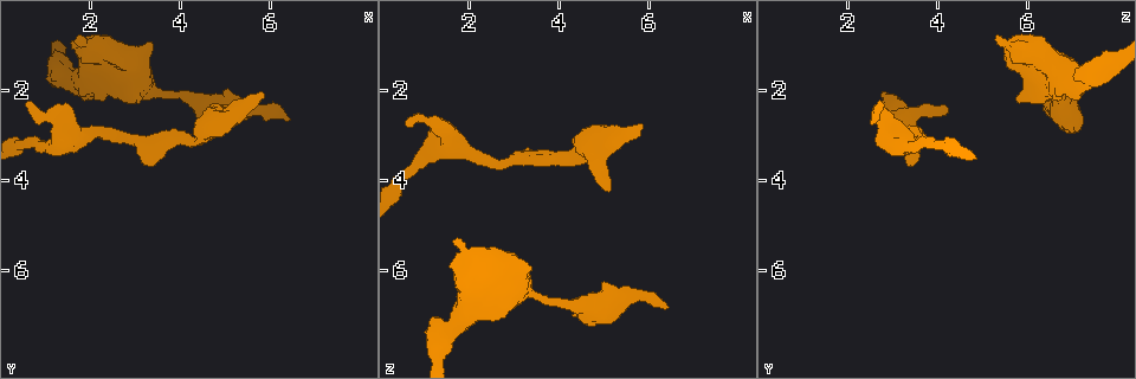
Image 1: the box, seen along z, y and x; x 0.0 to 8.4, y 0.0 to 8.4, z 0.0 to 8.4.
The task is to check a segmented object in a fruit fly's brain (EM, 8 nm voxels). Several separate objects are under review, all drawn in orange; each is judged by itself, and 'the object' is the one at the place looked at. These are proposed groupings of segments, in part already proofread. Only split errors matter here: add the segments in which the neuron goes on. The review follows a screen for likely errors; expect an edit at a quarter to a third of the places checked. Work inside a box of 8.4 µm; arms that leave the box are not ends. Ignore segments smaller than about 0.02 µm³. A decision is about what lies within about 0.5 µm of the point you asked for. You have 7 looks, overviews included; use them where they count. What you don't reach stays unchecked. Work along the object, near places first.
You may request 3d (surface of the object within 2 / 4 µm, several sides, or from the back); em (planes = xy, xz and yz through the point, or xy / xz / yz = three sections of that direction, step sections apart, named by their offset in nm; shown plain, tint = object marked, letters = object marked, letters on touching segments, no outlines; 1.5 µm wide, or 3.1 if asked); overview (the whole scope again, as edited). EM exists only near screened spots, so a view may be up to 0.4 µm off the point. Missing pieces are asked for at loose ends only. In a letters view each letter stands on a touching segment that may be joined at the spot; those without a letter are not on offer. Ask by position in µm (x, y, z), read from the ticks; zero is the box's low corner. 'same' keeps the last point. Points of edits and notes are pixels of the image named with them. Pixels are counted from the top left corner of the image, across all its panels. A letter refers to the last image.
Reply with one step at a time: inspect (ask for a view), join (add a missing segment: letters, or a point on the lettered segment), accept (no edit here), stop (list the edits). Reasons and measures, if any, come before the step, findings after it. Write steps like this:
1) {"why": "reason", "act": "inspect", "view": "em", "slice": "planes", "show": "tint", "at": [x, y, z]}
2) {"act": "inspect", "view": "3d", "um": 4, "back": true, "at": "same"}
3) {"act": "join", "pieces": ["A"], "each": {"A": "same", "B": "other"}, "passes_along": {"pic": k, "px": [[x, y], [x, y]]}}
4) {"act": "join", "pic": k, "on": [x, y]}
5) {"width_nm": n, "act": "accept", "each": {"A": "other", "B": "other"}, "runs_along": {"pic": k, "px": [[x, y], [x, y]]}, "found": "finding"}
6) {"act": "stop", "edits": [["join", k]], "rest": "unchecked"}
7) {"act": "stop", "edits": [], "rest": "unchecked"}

{"why": "free end", "act": "inspect", "view": "em", "slice": "yz", "step": 8, "show": "plain", "at": [5.10, 2.50, 4.25]}

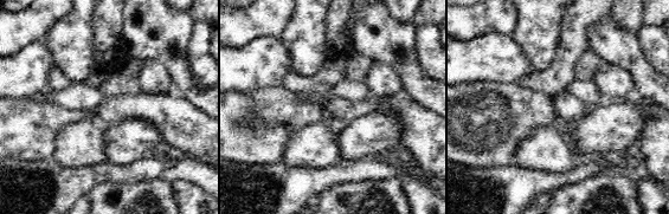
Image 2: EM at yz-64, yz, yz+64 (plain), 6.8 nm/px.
{"why": "what lies round it", "act": "inspect", "view": "em", "slice": "yz", "step": 8, "show": "letters", "at": "same"}

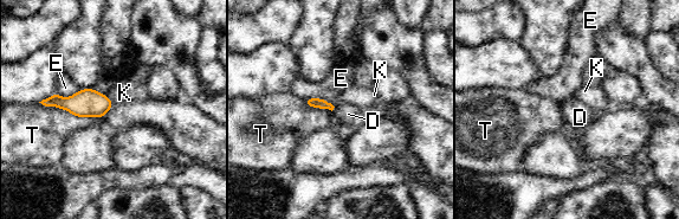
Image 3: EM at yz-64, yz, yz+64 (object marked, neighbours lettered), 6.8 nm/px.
{"longest_contact_nm": ["T", 440], "act": "accept", "each": {"D": "other", "E": "other", "K": "other", "T": "other"}, "border": {"pic": 3, "px": [[335, 107], [331, 110]]}, "found": "no lettered segment goes on from it"}

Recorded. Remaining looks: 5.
{"why": "an open end", "act": "inspect", "view": "3d", "um": 2, "at": [1.70, 0.80, 5.30]}

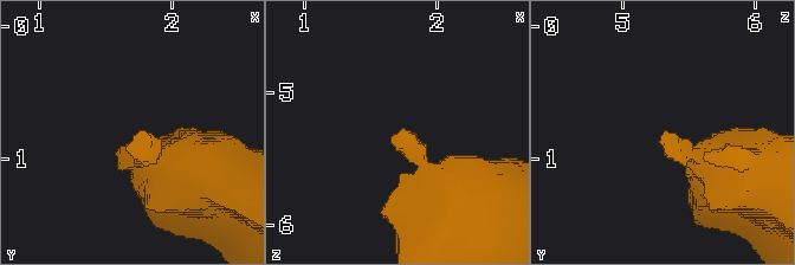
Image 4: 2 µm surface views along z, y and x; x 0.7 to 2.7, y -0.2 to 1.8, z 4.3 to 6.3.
{"act": "inspect", "view": "em", "slice": "planes", "show": "letters", "at": [1.74, 0.80, 5.30]}

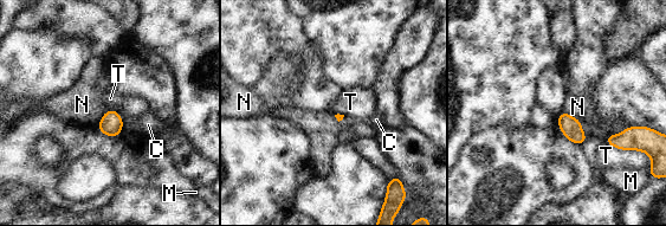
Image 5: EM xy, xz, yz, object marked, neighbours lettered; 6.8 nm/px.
{"act": "accept", "each": {"C": "other", "M": "other", "N": "other", "T": "other"}, "border": {"pic": 5, "px": [[605, 141], [614, 147], [634, 150]]}, "found": "no lettered segment goes on from it"}

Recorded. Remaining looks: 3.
{"why": "thick end", "act": "inspect", "view": "em", "slice": "yz", "step": 4, "show": "letters", "at": [3.15, 2.25, 5.70]}

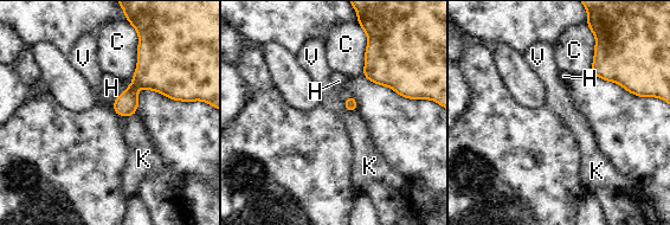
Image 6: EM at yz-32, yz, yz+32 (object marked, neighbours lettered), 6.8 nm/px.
{"why": "cut it another way", "act": "inspect", "view": "em", "slice": "planes", "show": "letters", "at": "same"}

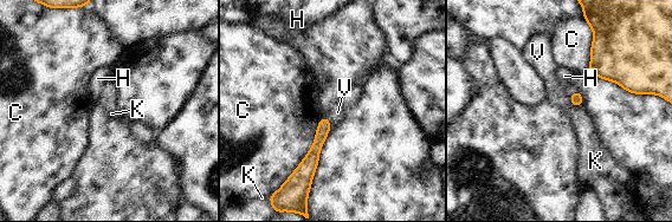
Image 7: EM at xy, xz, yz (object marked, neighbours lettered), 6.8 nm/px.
{"act": "accept", "each": {"C": "other", "H": "other", "K": "other", "V": "other"}, "runs_along": {"pic": 7, "px": [[325, 121], [308, 165], [308, 175]]}, "found": "none of them fits"}

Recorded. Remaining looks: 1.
{"act": "stop", "edits": [], "rest": "unchecked"}

